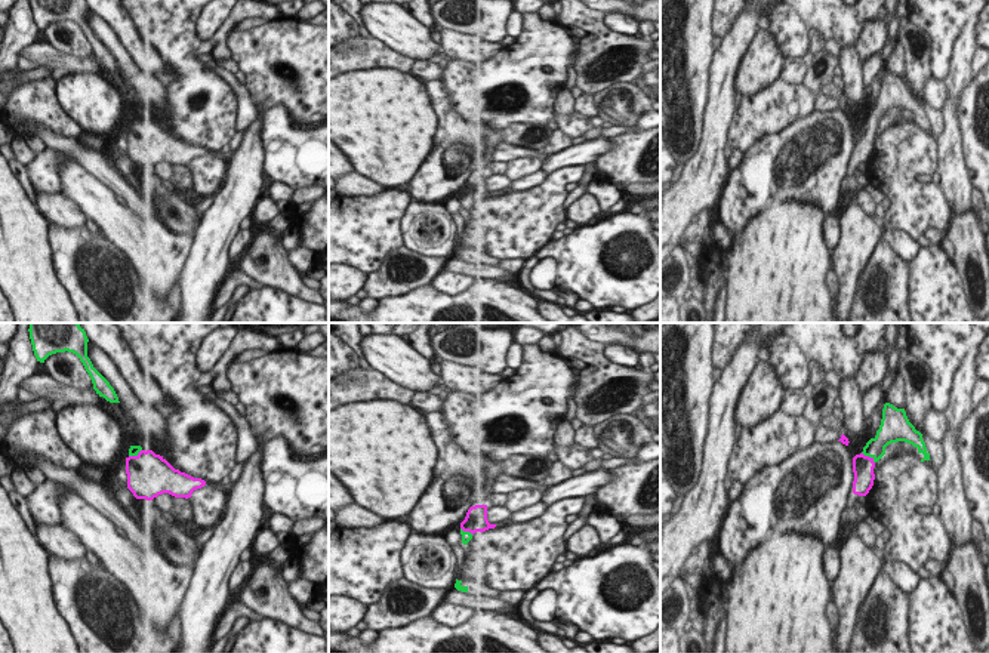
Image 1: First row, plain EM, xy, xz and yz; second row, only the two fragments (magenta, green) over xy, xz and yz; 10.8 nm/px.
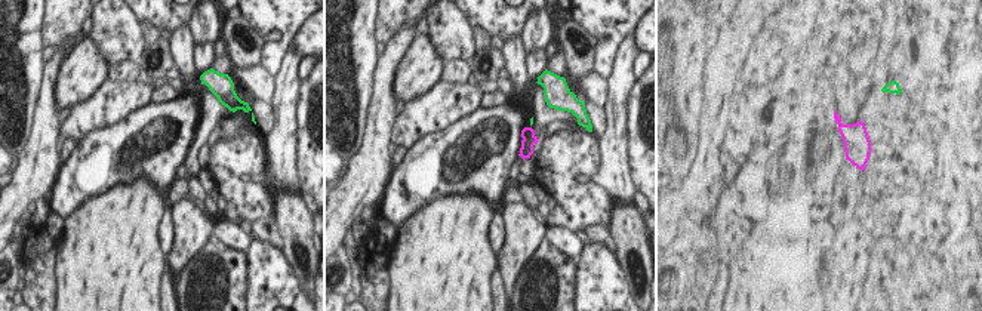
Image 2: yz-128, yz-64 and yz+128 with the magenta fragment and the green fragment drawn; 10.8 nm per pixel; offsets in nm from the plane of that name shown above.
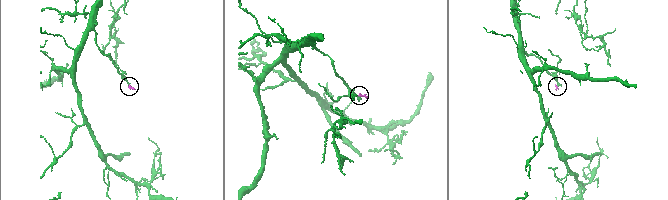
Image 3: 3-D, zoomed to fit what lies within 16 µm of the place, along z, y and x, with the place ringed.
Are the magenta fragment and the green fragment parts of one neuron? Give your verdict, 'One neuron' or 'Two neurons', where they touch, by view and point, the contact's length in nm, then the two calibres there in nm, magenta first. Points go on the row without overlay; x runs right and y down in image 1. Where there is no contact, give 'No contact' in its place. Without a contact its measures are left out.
One neuron. Touches magenta at yz (868, 125). Shared border 190 nm. Thickness 220 nm (magenta) against 220 nm

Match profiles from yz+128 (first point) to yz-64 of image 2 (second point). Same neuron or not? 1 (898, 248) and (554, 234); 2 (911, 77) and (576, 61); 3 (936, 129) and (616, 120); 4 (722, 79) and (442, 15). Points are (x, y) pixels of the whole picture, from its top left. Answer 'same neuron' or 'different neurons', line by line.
1: same neuron
2: same neuron
3: different neurons
4: different neurons

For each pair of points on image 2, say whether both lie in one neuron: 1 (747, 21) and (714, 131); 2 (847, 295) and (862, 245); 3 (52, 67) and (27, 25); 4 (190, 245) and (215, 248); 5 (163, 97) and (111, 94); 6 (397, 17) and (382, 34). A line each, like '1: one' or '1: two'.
1: one
2: one
3: two
4: two
5: two
6: one

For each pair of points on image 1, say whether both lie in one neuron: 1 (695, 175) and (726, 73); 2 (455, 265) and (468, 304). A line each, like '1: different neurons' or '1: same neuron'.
1: same neuron
2: different neurons

